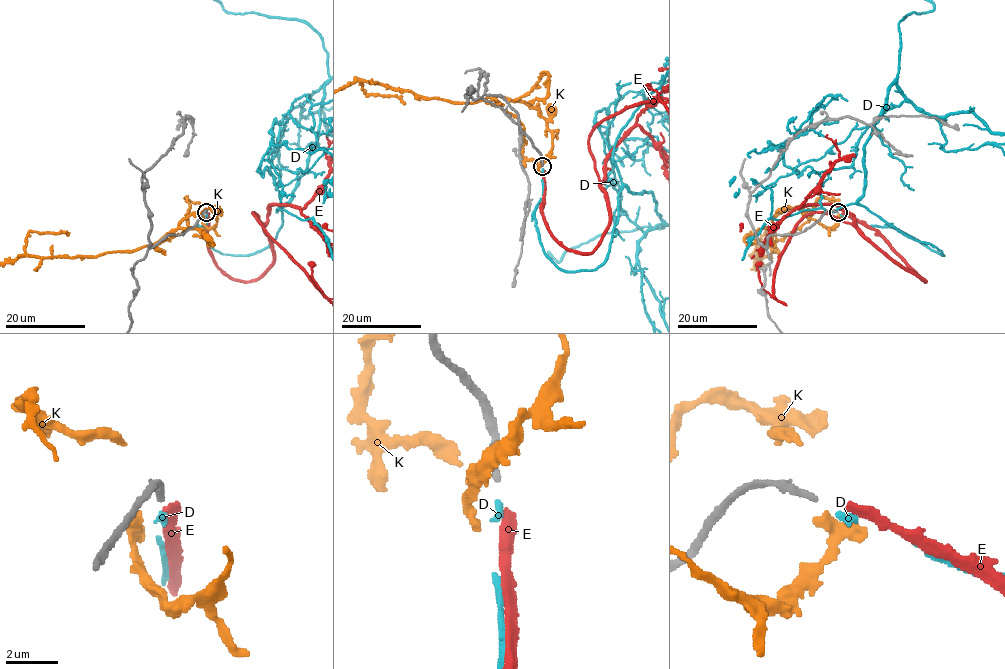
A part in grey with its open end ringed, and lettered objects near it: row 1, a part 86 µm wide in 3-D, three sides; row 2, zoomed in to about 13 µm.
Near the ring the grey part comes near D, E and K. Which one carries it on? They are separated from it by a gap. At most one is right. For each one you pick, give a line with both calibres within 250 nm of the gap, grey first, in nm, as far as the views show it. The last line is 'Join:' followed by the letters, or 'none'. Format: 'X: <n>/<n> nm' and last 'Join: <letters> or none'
D: 240/240 nm
Join: D

